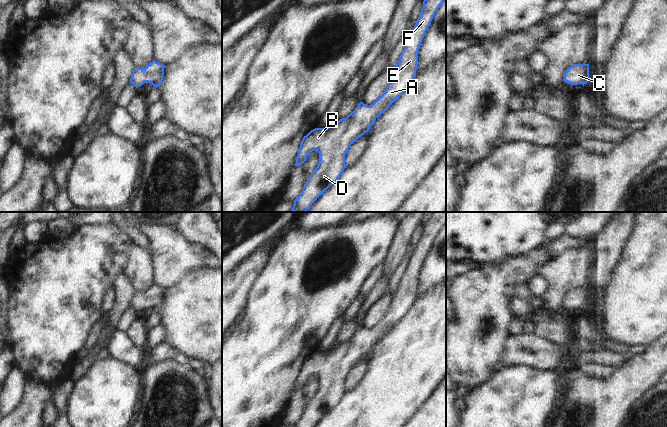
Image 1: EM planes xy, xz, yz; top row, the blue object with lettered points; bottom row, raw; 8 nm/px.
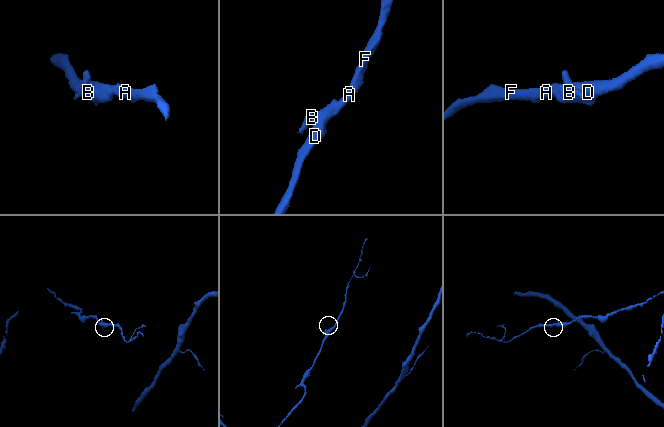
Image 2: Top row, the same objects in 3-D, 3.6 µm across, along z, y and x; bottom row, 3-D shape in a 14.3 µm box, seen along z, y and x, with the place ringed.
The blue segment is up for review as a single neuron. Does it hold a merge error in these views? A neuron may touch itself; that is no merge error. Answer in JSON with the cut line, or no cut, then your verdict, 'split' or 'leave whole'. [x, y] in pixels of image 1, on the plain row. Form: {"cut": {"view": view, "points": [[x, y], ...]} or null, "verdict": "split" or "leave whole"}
{"cut": null, "verdict": "leave whole"}

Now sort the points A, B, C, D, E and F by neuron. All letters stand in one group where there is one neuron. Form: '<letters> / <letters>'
A B C D E F

